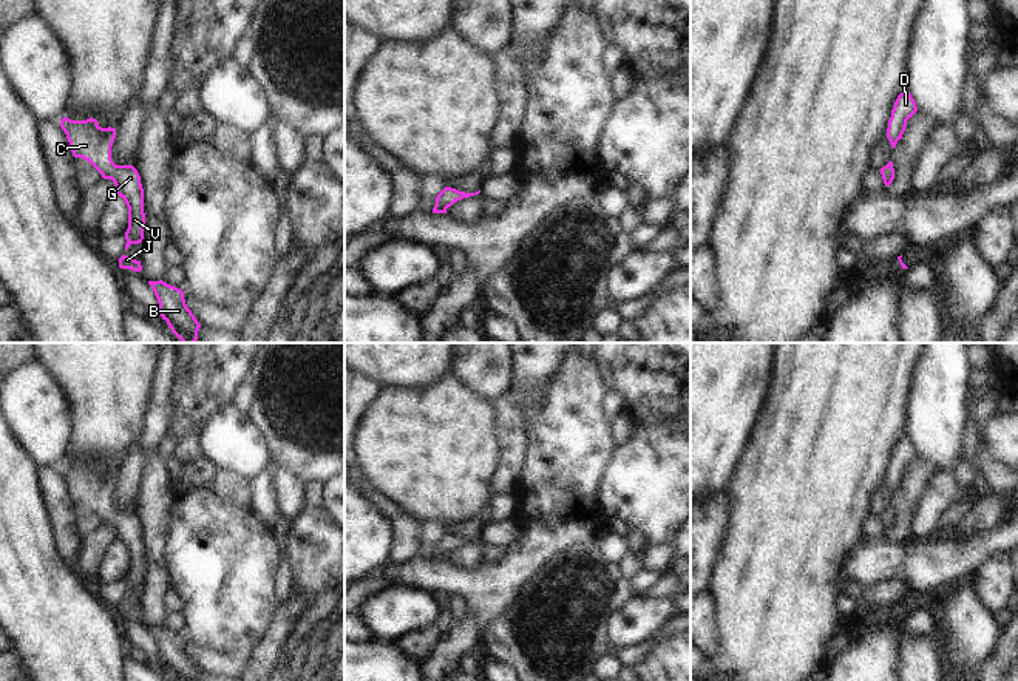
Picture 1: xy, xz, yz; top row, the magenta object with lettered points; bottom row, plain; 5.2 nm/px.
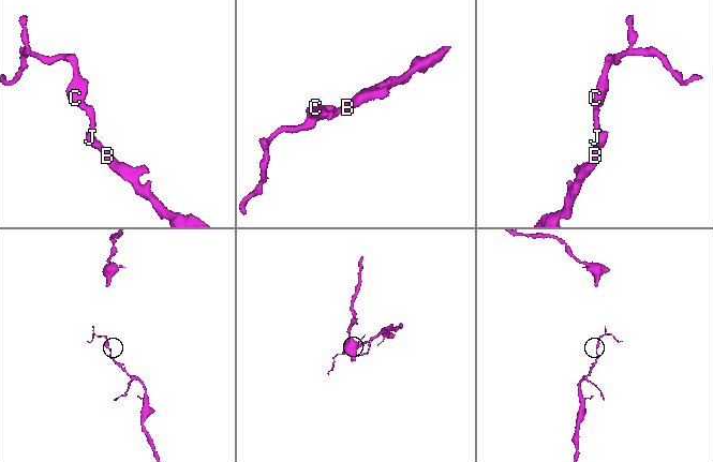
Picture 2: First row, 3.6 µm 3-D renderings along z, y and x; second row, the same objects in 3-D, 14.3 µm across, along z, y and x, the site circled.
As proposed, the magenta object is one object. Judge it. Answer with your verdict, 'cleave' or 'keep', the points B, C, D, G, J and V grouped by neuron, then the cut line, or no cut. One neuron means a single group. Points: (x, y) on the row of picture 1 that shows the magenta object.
keep | B C D G J V | no cut

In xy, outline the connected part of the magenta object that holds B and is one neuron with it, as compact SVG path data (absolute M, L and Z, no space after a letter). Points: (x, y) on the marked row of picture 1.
M162 280L148 281L148 284L158 298L159 313L162 320L167 321L171 332L182 343L195 343L198 340L198 330L201 324L187 307L184 292L175 286L164 283Z

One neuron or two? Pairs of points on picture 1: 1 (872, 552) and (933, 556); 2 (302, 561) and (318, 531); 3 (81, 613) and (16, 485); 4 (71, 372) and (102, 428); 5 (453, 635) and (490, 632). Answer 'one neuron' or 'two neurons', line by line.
1: one neuron
2: one neuron
3: one neuron
4: one neuron
5: two neurons

